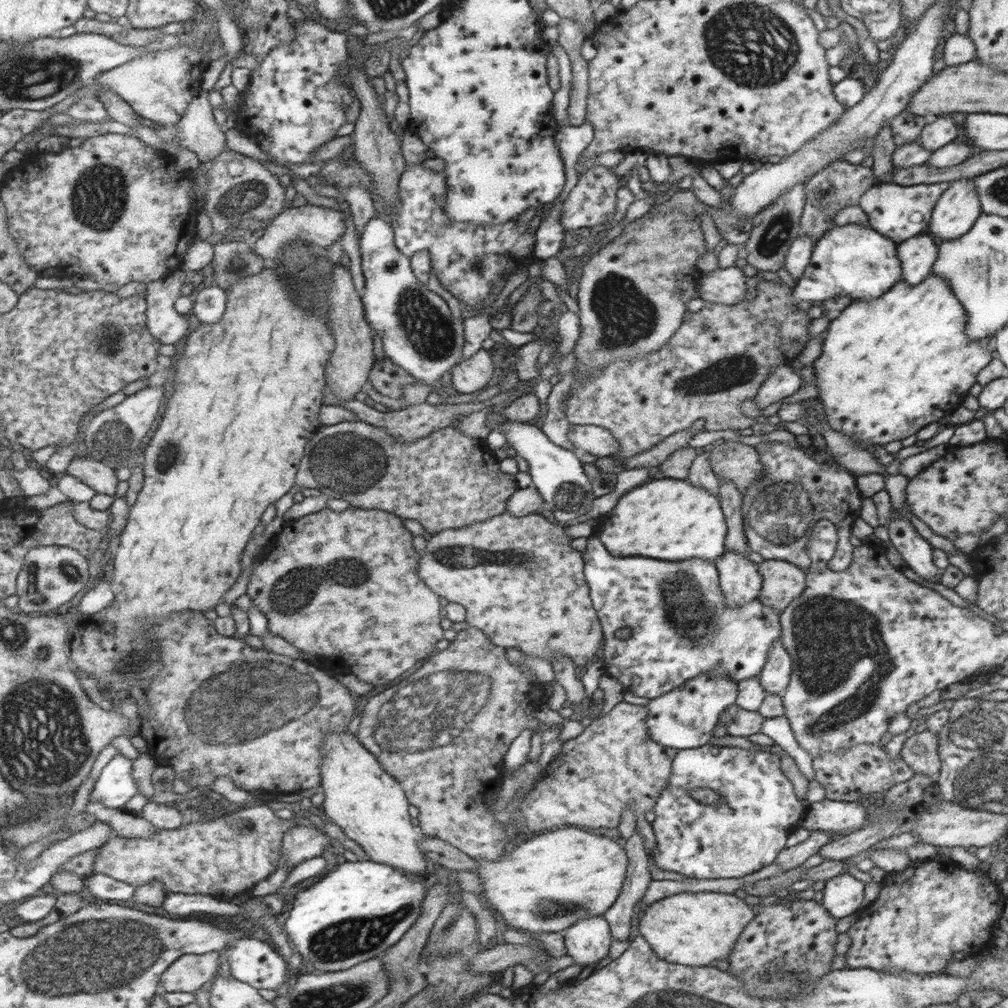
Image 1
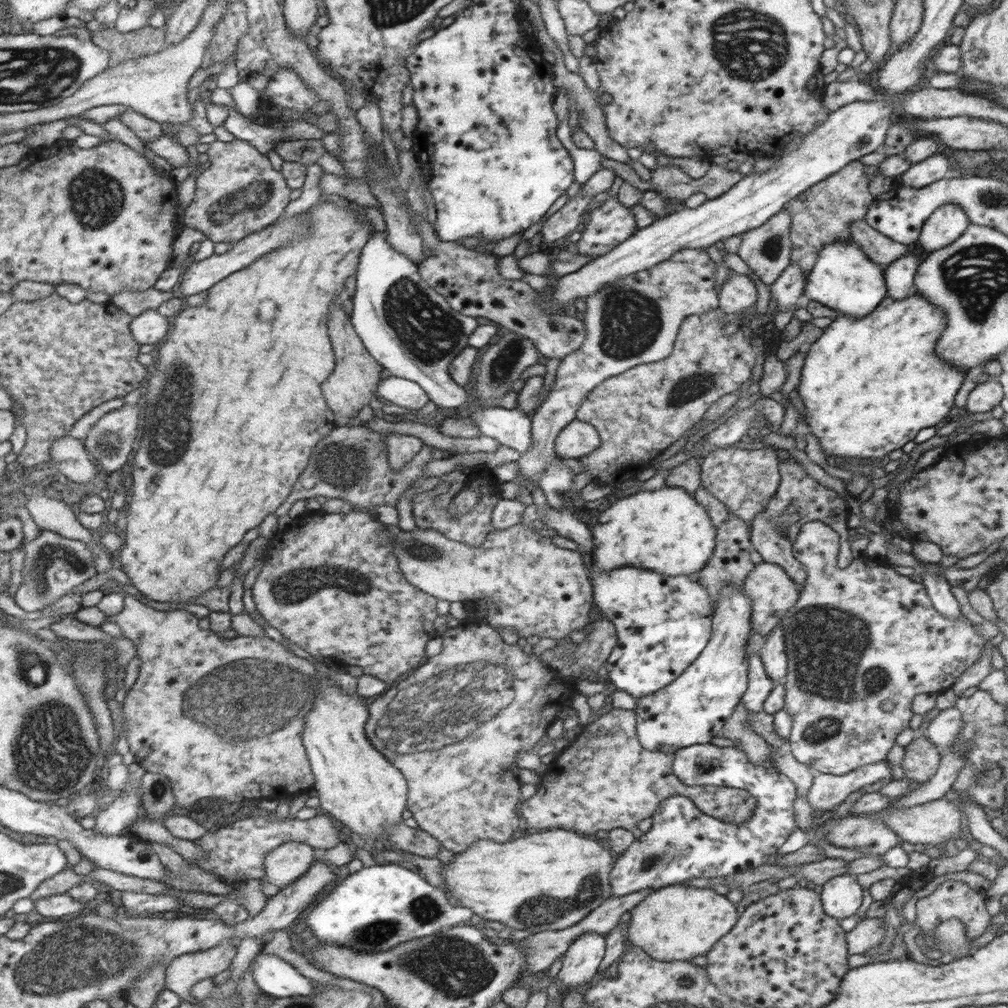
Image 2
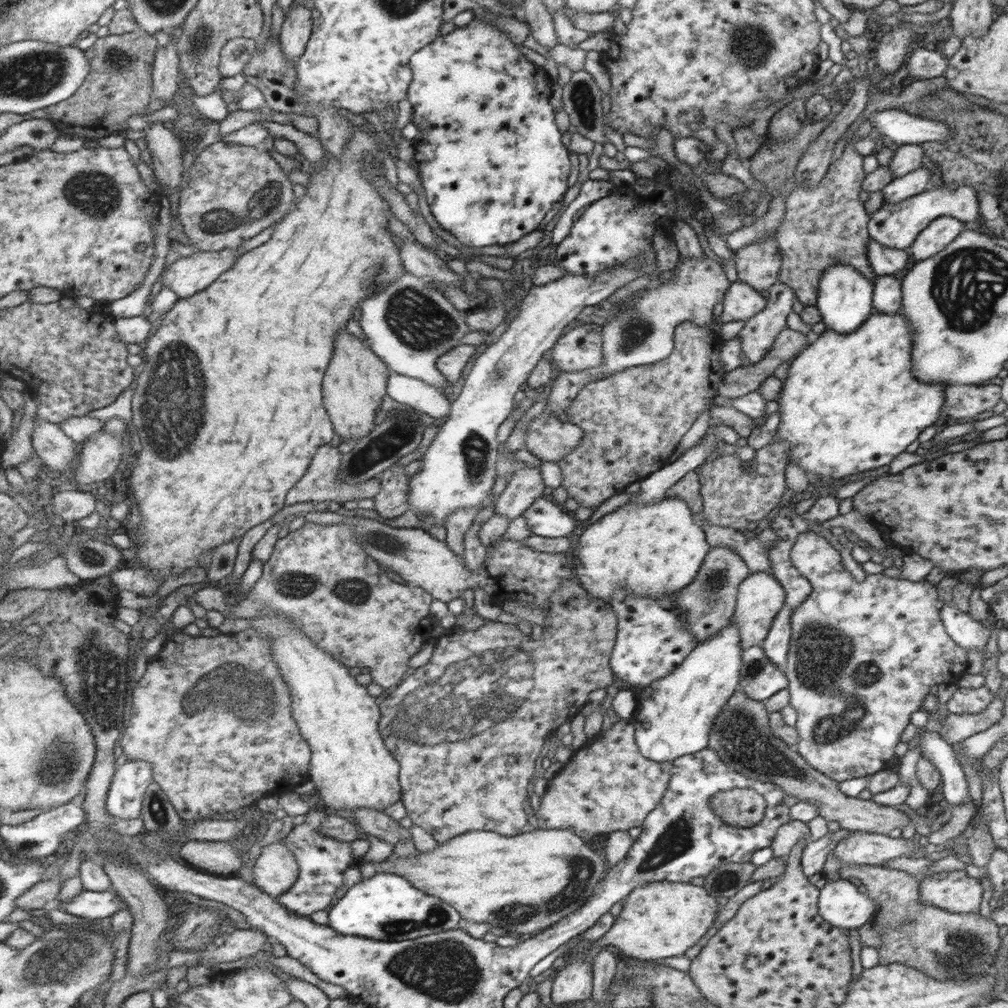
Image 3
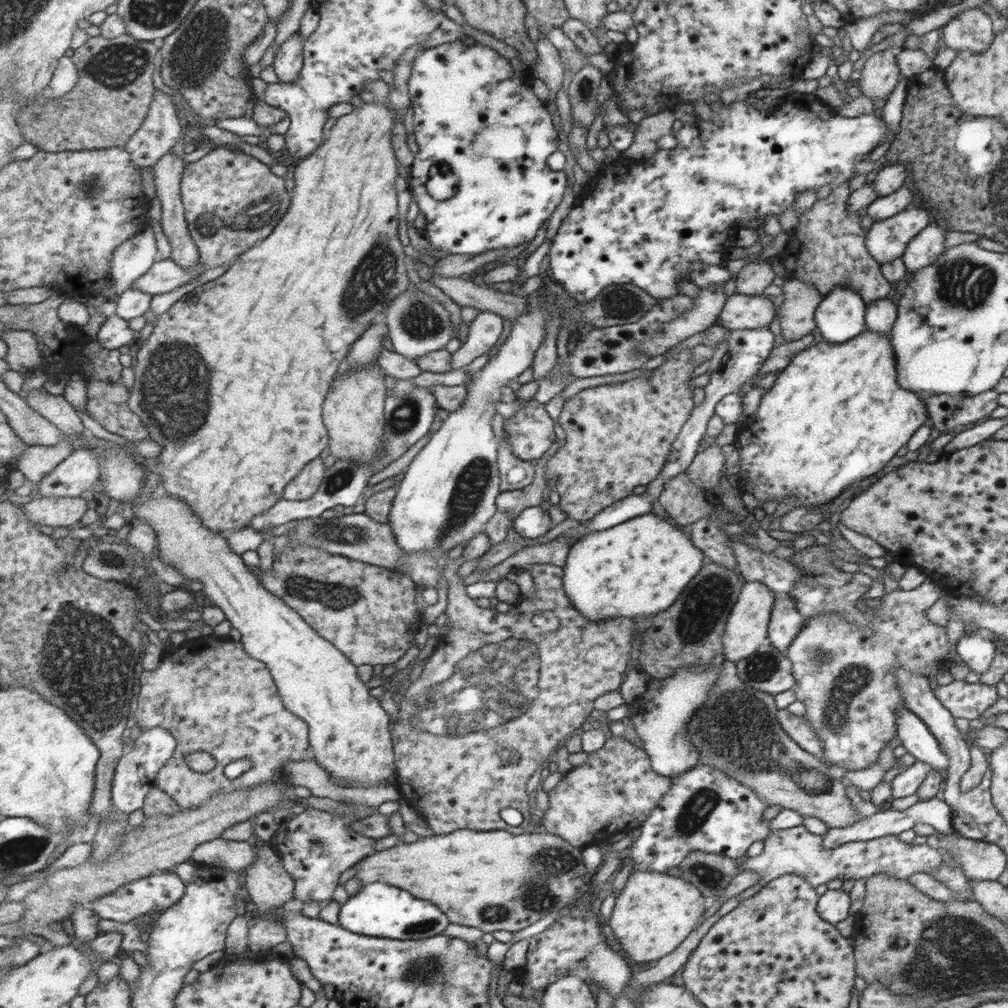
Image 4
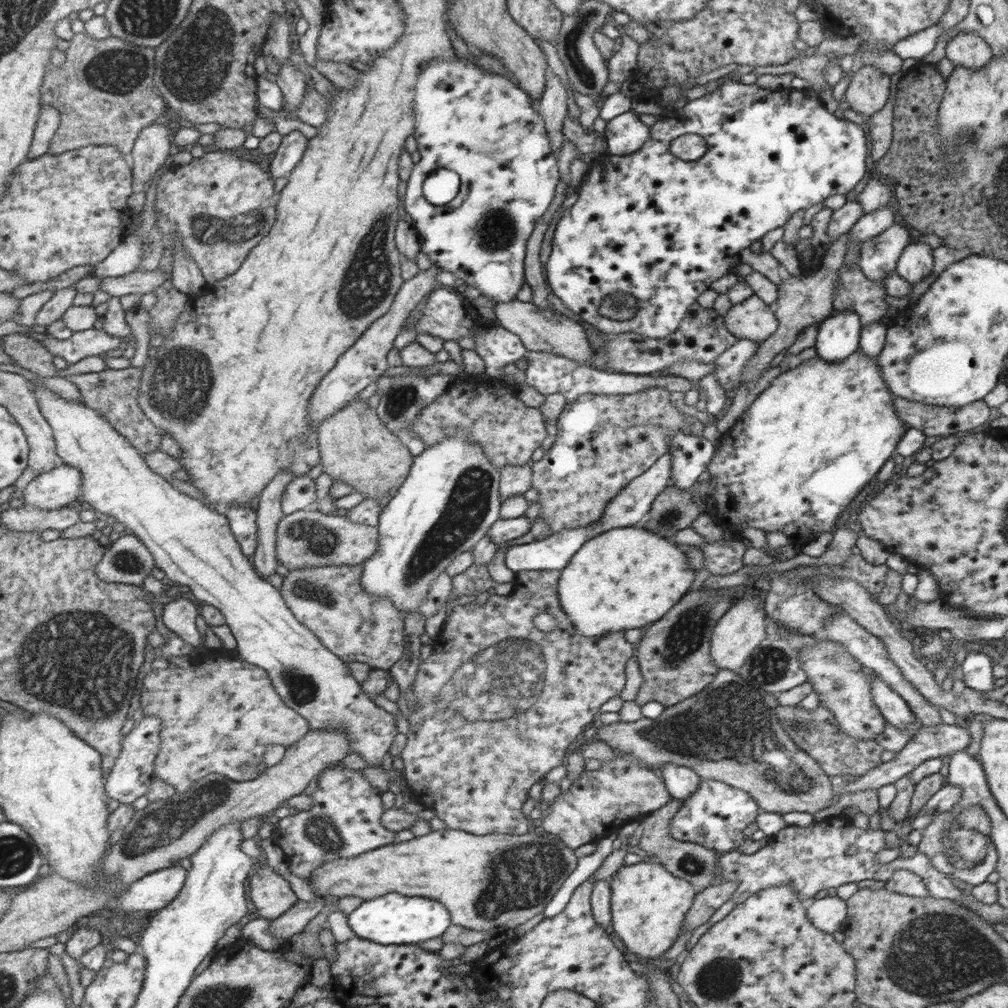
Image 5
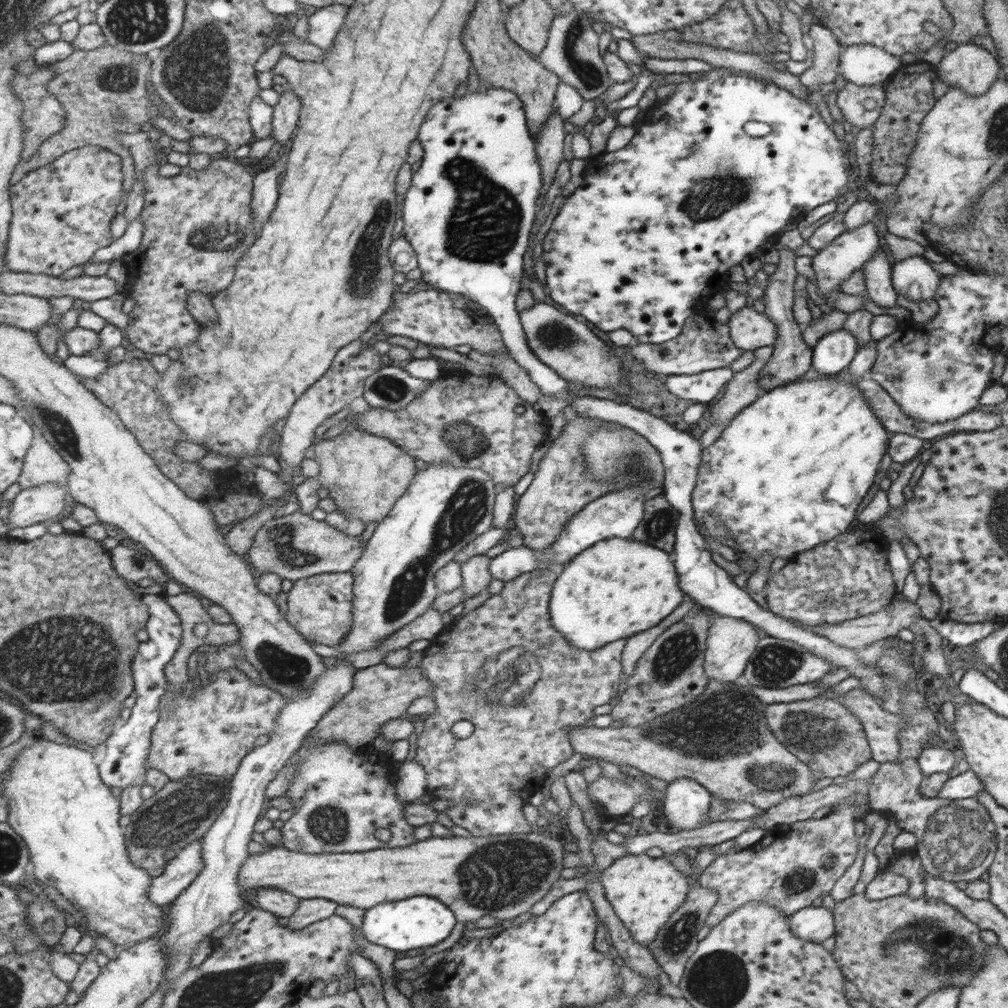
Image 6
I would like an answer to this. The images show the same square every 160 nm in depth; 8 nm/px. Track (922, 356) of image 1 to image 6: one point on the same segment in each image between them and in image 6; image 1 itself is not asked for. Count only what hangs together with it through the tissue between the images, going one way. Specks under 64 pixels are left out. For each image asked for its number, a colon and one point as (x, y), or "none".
2: (868, 385)
3: (848, 404)
4: (835, 414)
5: (803, 447)
6: (786, 474)

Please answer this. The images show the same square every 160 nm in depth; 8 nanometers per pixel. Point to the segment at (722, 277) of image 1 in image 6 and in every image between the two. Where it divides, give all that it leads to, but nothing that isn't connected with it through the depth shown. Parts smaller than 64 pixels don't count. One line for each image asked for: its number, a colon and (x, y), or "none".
2: (737, 293)
3: (741, 302)
4: (740, 311)
5: (752, 319)
6: (748, 330)

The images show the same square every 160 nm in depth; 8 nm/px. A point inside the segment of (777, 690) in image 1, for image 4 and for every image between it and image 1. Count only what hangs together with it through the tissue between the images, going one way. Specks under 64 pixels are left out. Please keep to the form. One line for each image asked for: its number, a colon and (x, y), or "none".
2: (772, 655)
3: (776, 645)
4: (785, 621)

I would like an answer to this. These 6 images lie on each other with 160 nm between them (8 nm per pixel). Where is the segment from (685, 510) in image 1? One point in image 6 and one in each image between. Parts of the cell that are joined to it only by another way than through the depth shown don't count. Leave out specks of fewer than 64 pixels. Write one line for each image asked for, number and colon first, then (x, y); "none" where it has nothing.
2: (666, 530)
3: (649, 550)
4: (637, 569)
5: (626, 578)
6: (618, 587)

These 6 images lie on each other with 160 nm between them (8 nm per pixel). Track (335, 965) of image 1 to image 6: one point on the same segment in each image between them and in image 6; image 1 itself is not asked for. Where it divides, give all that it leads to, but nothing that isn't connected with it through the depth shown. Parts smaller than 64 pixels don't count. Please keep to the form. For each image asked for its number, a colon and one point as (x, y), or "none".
2: (375, 909)
3: (384, 907)
4: (381, 909)
5: (394, 919)
6: (419, 921)

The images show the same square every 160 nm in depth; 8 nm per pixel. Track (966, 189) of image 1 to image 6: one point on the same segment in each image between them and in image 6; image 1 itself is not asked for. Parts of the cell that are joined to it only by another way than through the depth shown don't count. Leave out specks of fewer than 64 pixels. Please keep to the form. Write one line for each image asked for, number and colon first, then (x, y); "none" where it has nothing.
2: (947, 223)
3: (941, 232)
4: (926, 246)
5: (915, 263)
6: (914, 278)

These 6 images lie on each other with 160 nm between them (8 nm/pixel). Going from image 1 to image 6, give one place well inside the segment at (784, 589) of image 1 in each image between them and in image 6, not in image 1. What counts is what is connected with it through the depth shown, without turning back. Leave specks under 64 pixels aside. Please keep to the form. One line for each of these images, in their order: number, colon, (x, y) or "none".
2: (772, 592)
3: (760, 597)
4: (747, 628)
5: (741, 630)
6: (731, 641)

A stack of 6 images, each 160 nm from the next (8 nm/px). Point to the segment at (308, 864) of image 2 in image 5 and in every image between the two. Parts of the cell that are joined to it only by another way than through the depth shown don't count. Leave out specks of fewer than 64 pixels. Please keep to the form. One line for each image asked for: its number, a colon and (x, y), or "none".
3: (276, 870)
4: (270, 885)
5: (272, 895)

